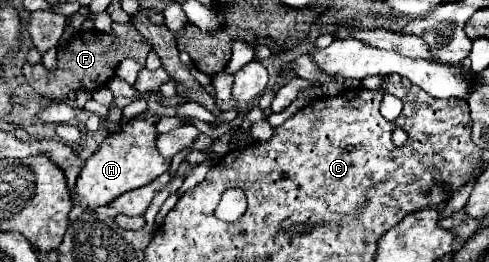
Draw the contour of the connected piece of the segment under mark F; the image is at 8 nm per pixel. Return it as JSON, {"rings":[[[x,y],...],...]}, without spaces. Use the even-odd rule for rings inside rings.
{"rings":[[[115,24],[111,26],[111,32],[95,32],[95,30],[85,30],[85,32],[77,32],[67,46],[59,46],[57,48],[57,66],[55,70],[47,70],[41,62],[39,64],[29,64],[25,62],[23,66],[23,74],[29,82],[29,86],[49,98],[49,100],[57,100],[63,102],[67,100],[67,94],[71,90],[97,90],[97,88],[105,88],[105,84],[115,76],[115,70],[119,66],[121,60],[125,58],[133,58],[141,64],[145,64],[147,54],[151,52],[149,42],[137,32],[137,28],[133,24]]]}

